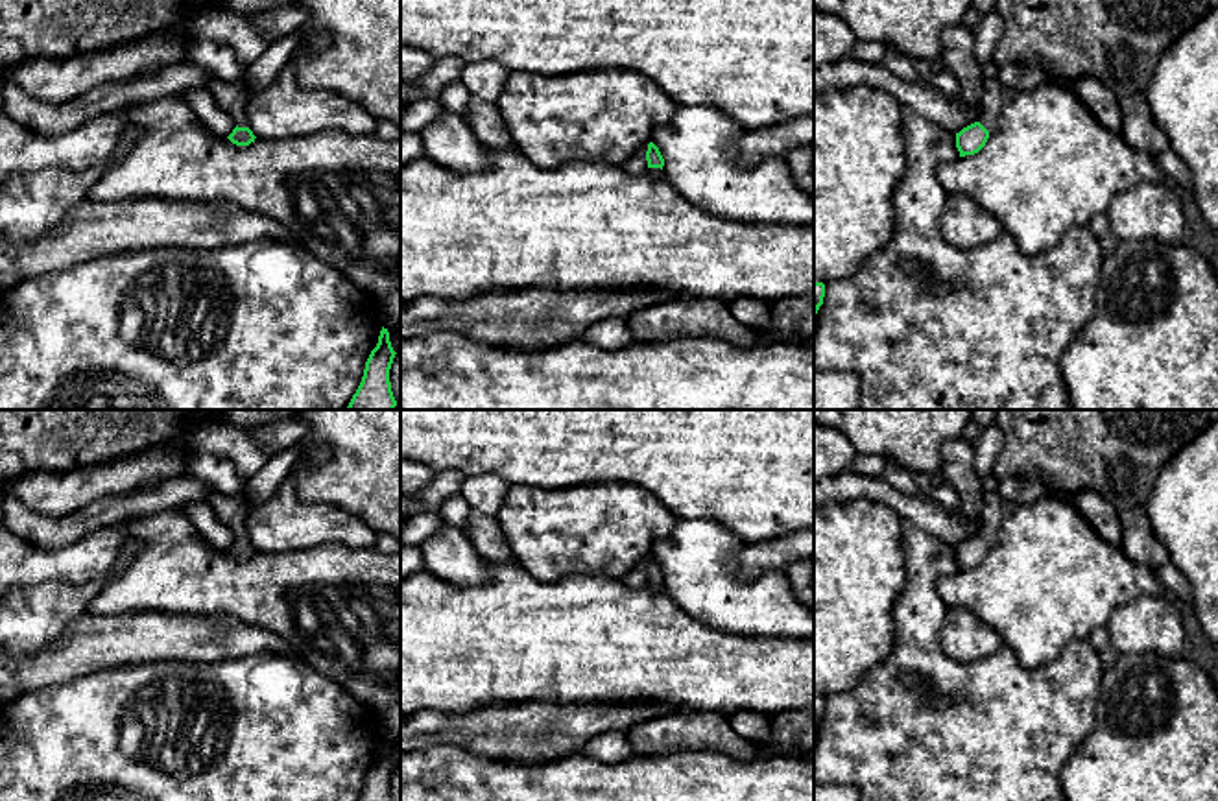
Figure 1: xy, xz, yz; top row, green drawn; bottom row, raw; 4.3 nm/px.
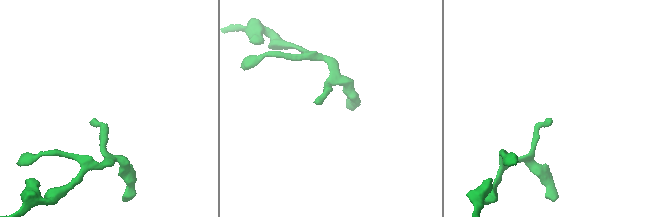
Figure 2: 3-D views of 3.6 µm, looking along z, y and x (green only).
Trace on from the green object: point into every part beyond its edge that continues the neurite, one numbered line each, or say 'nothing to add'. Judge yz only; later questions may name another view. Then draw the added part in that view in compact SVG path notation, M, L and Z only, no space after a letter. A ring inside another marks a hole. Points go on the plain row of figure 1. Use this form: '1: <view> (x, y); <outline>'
1: yz (991, 504); M985 491L982 496L982 513L978 535L991 546L995 544L1002 520L1002 498L997 491Z

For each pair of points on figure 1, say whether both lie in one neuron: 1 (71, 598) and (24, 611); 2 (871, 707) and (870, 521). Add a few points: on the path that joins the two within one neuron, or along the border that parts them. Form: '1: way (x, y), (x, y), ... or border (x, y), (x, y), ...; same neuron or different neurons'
1: way (59, 604), (35, 611); same neuron
2: border (895, 630), (892, 652), (853, 687), (836, 693); different neurons

